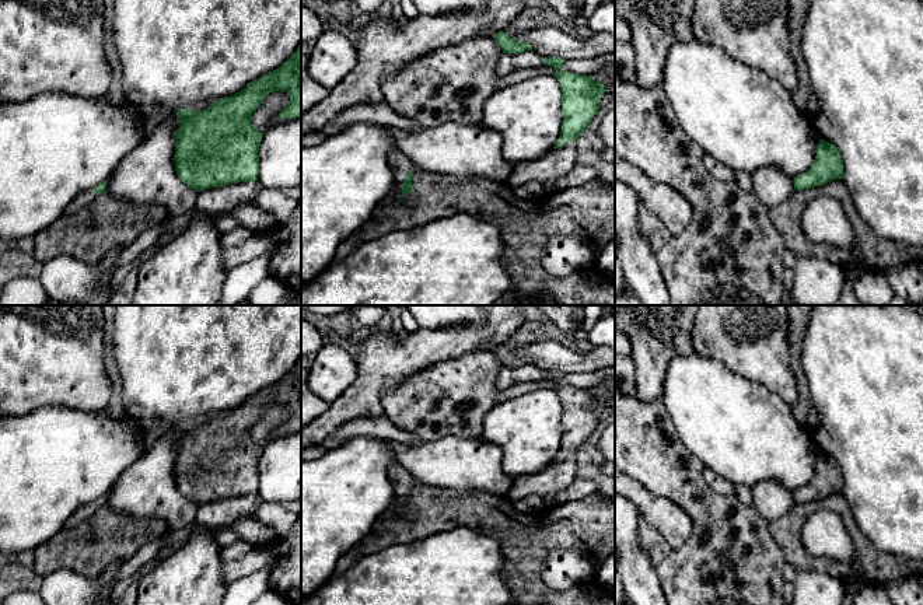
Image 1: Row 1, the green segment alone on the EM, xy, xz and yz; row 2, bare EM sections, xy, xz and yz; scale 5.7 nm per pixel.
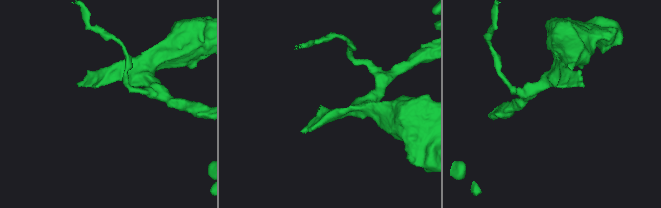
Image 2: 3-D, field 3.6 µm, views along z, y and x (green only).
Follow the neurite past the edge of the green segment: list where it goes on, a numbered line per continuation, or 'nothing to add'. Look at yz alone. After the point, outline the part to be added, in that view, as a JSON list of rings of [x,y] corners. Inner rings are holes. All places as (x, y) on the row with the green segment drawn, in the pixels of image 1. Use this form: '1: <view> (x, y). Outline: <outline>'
nothing to add

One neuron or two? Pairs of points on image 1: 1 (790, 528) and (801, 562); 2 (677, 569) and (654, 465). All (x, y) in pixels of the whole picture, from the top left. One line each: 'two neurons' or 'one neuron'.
1: one neuron
2: one neuron

